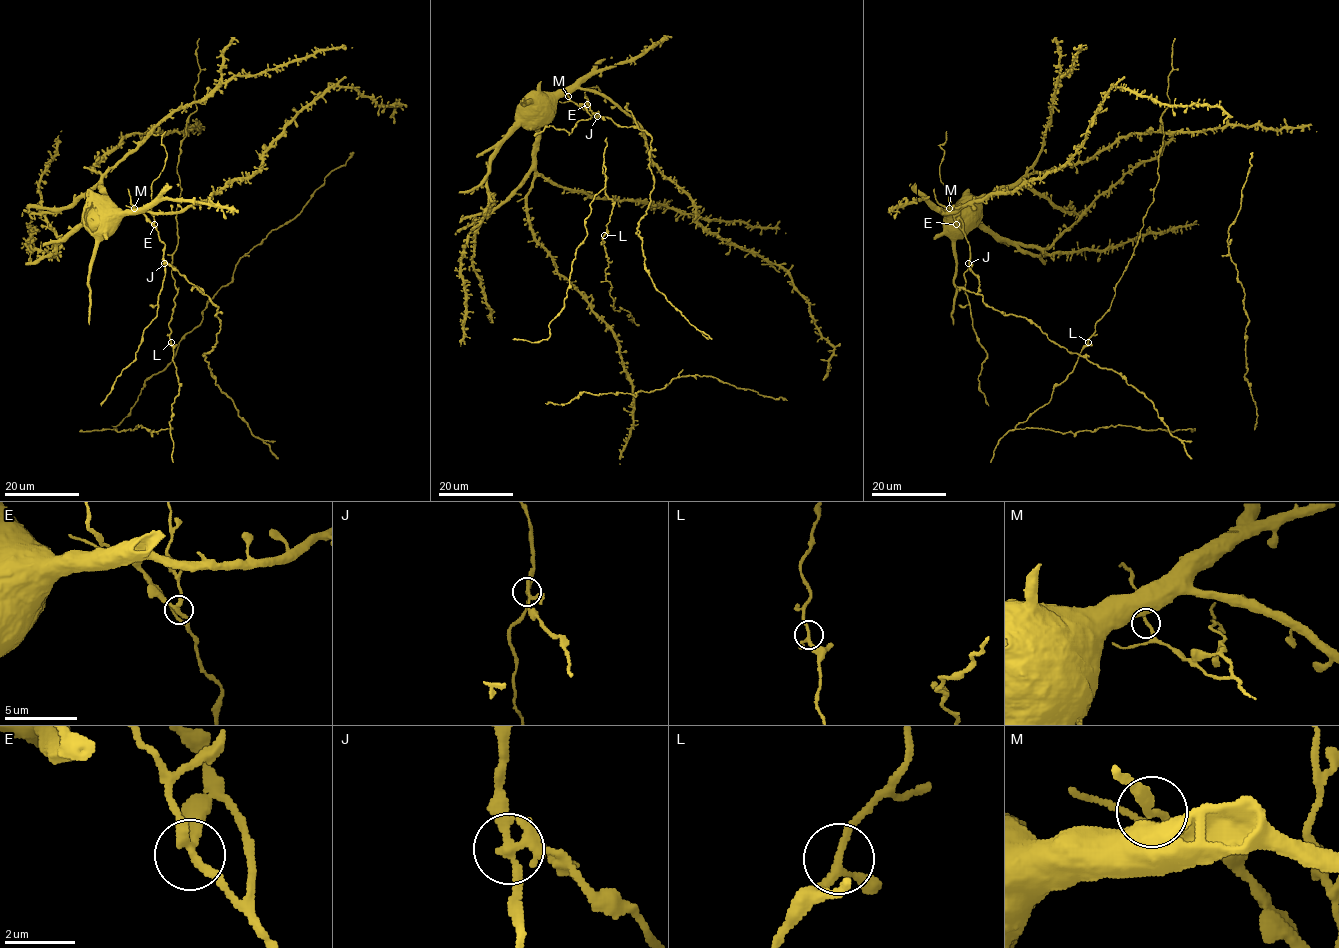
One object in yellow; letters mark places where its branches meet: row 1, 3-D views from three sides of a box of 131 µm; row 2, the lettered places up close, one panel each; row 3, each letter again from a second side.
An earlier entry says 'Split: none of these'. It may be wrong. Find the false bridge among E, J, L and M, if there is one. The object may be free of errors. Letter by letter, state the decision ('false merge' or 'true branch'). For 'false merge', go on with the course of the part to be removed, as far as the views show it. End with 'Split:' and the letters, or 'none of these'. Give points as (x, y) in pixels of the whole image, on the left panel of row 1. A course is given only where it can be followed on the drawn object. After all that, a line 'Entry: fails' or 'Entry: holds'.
E: true branch
J: false merge; foreign part runs (164, 263), (196, 285), (218, 307), (216, 343), (203, 355), (211, 374), (251, 432), (278, 458)
L: true branch
M: true branch
Split: J
Entry: fails

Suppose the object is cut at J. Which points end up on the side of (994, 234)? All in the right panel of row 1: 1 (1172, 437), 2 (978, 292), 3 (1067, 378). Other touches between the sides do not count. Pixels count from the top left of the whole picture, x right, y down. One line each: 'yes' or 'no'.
1: no
2: no
3: yes

